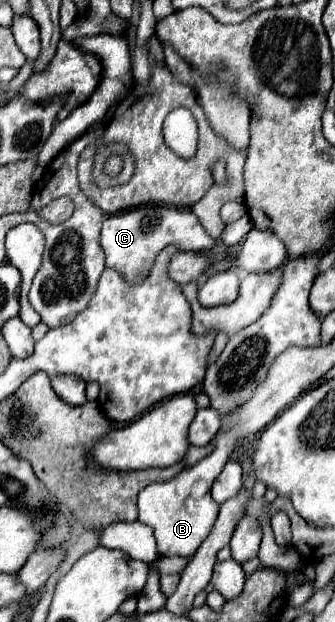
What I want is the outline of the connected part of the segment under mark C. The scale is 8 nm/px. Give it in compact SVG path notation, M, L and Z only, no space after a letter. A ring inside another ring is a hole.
M143 206L115 214L109 216L101 228L101 248L107 252L105 266L117 270L129 284L141 284L147 278L157 254L169 244L187 252L205 252L215 246L215 238L205 232L197 218L171 218L171 208L167 206Z

